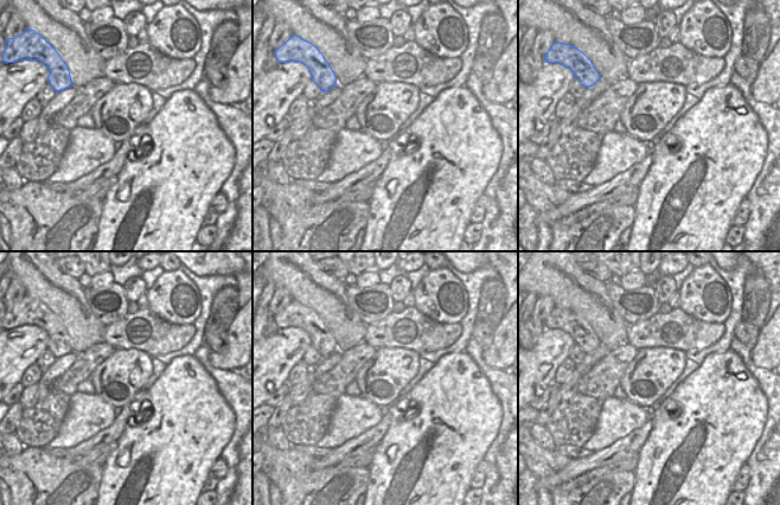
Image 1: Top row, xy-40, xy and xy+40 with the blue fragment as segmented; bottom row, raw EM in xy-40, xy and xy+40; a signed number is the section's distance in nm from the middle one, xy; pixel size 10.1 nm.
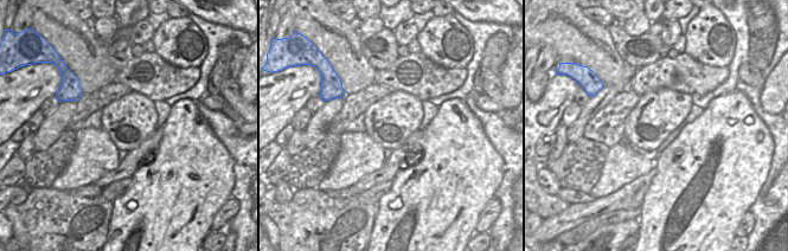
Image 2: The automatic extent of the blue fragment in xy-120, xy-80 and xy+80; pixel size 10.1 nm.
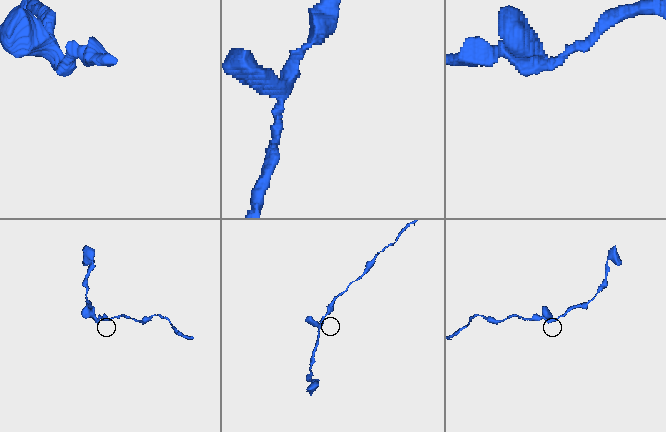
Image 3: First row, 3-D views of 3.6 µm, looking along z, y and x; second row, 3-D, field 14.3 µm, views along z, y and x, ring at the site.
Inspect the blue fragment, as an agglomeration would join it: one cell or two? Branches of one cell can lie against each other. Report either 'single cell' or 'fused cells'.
single cell

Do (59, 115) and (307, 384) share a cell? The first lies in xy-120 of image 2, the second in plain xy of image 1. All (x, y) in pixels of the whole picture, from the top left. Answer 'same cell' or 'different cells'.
different cells

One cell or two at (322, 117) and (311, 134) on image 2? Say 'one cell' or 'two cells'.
one cell

